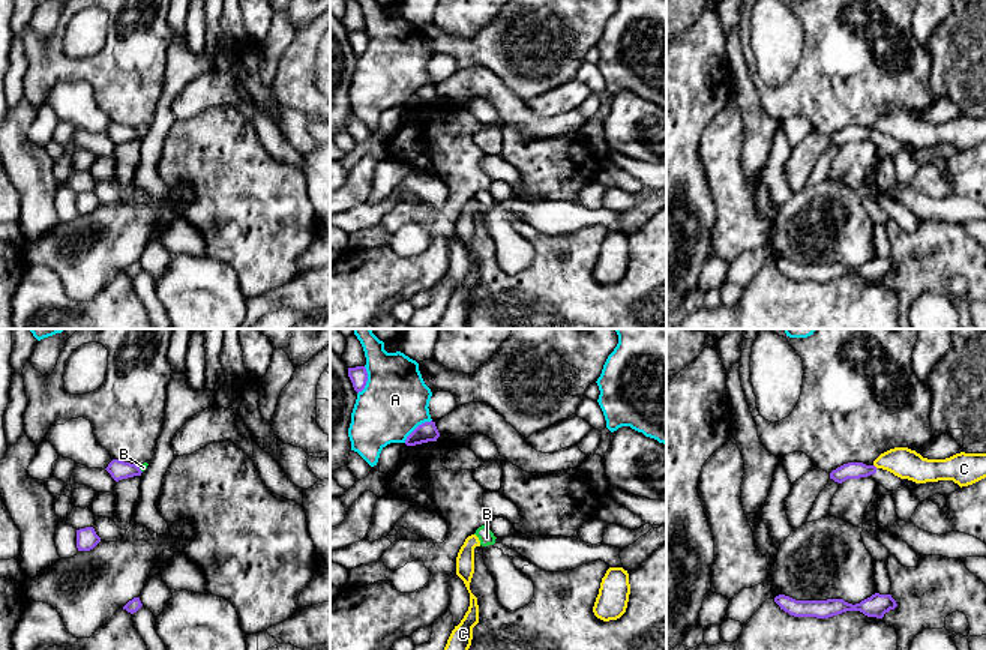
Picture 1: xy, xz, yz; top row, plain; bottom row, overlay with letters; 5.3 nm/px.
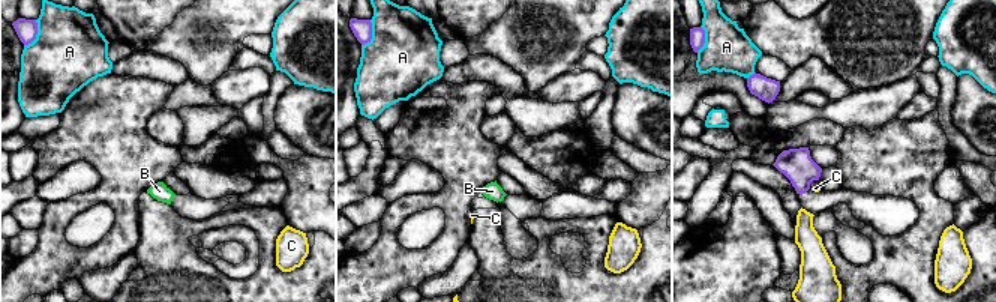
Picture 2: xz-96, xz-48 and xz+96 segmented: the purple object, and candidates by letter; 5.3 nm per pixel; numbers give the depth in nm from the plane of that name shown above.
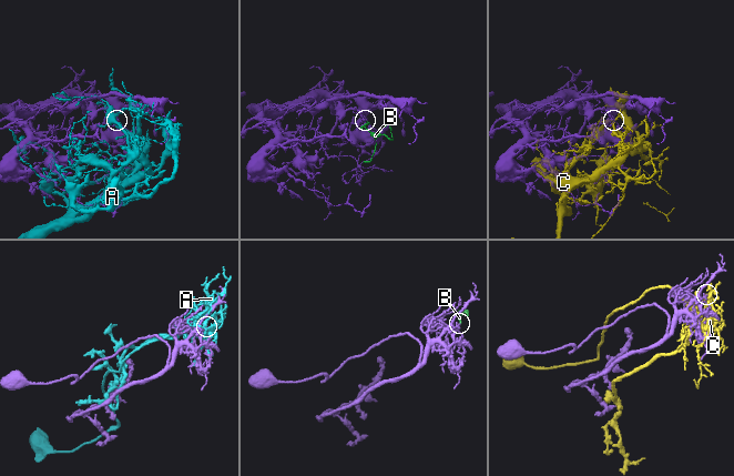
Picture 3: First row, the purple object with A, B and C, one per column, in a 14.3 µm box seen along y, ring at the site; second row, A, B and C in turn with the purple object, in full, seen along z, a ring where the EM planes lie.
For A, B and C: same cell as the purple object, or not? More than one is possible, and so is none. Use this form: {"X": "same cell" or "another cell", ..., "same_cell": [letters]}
{"A": "another cell", "B": "same cell", "C": "another cell", "same_cell": ["B"]}

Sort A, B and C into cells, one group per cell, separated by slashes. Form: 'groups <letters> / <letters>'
groups A / B / C

